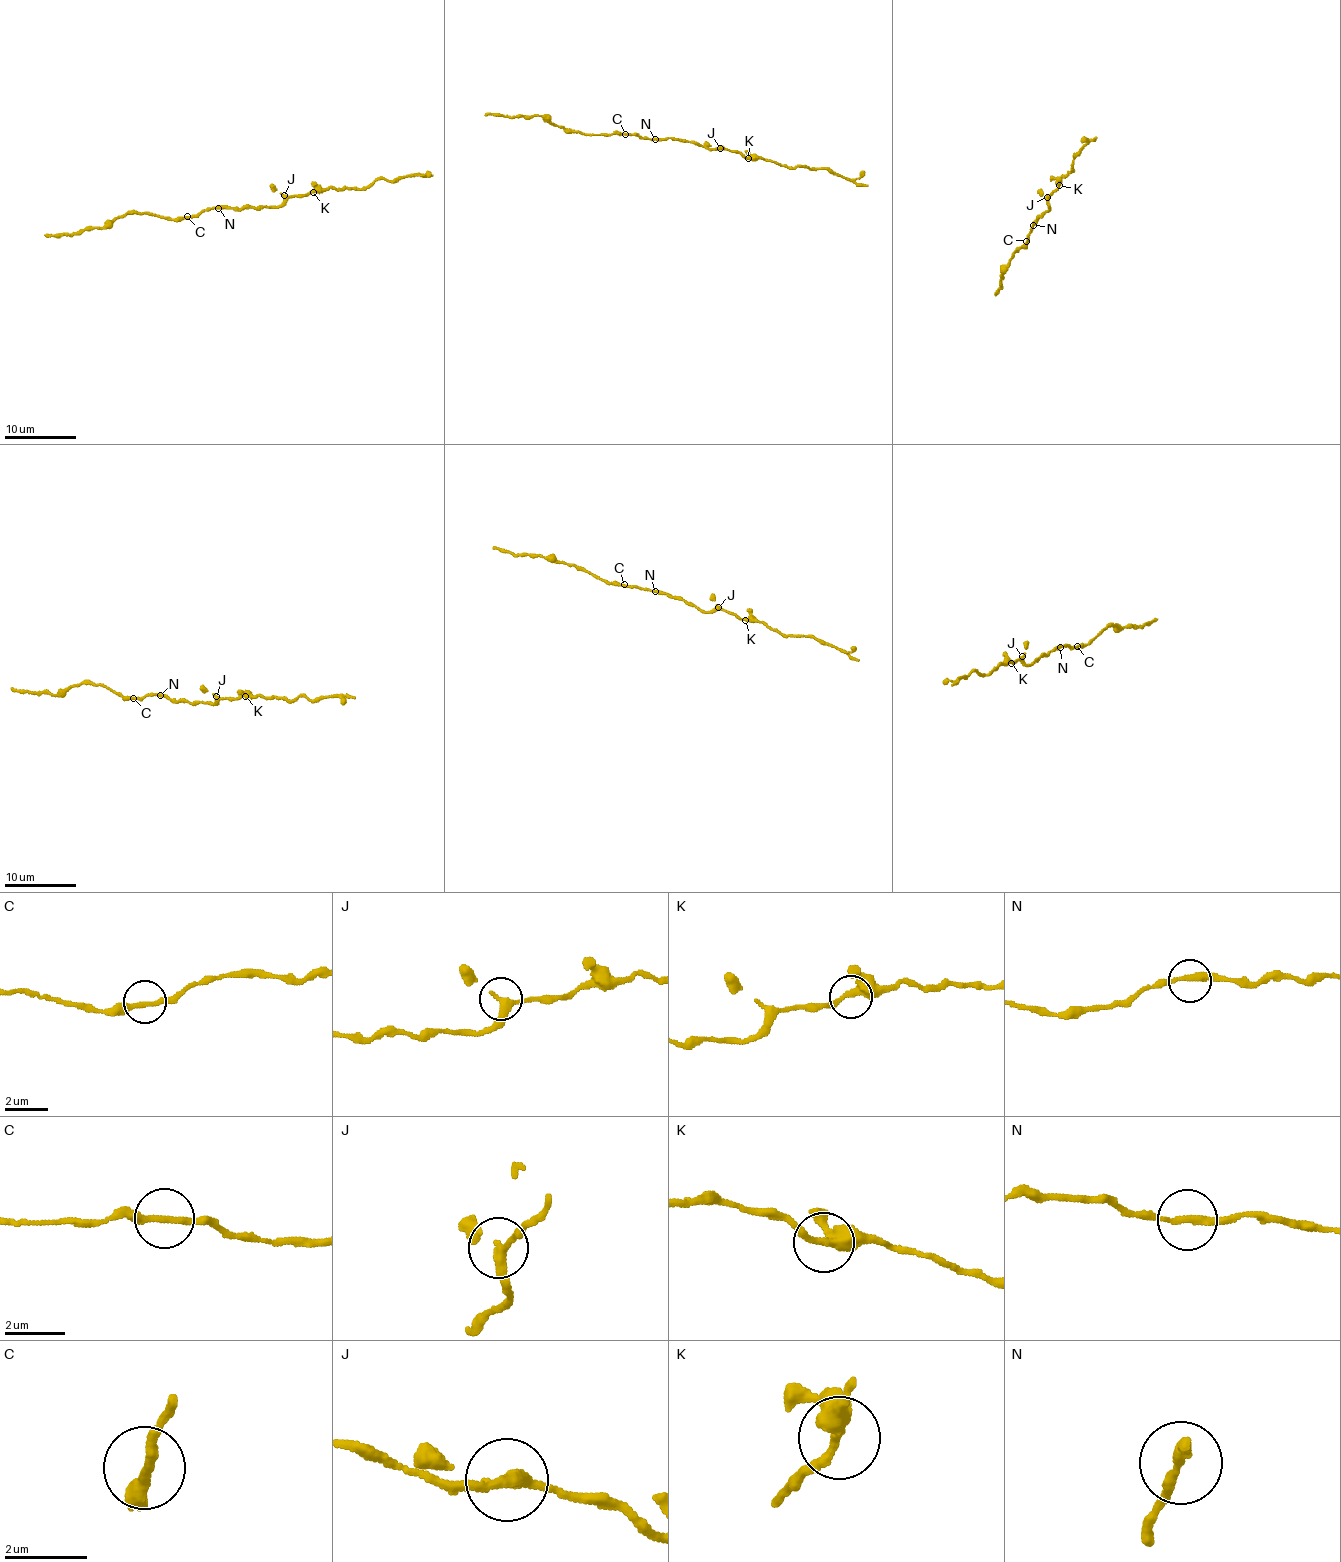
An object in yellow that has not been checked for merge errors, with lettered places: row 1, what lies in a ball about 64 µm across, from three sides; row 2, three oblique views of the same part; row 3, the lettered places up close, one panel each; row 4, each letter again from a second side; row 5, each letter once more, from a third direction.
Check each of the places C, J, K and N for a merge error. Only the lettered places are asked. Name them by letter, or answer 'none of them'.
none of them

